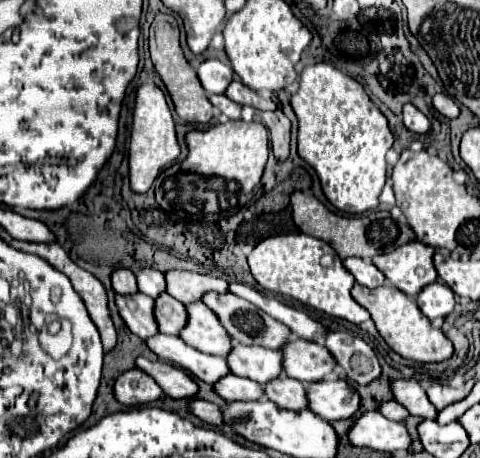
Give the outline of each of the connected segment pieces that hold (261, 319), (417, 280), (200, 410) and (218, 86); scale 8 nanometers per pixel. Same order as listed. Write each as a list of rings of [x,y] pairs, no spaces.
[[[206,294],[204,296],[204,304],[210,310],[216,312],[216,316],[222,322],[222,326],[228,330],[232,340],[238,342],[238,344],[244,344],[244,346],[264,346],[264,348],[272,348],[272,350],[282,350],[284,344],[292,336],[288,326],[284,326],[282,322],[274,320],[264,310],[248,304],[244,298],[240,298],[236,294]]]
[[[418,240],[400,246],[390,254],[376,256],[372,262],[388,278],[392,286],[416,298],[418,292],[438,278],[432,264],[434,248]]]
[[[194,398],[190,404],[192,404],[194,416],[198,416],[202,422],[212,424],[212,426],[222,426],[224,424],[220,406],[216,406],[212,402],[206,402],[206,400],[200,400],[200,398]]]
[[[206,60],[198,68],[198,78],[200,78],[204,90],[208,90],[212,94],[224,94],[228,84],[232,82],[232,76],[234,76],[234,70],[226,64],[222,64],[220,60]]]

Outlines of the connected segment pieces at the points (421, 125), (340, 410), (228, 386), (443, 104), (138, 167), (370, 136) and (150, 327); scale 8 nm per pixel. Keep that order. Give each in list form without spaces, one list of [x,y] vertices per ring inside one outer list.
[[[404,104],[402,118],[404,118],[404,126],[416,134],[426,134],[430,130],[430,120],[414,104]]]
[[[326,378],[326,382],[308,386],[308,402],[310,410],[328,422],[348,420],[360,408],[360,394],[346,380]]]
[[[228,374],[228,378],[222,378],[216,382],[214,390],[226,400],[226,402],[254,402],[264,396],[264,386],[258,382],[252,382],[248,378],[240,378],[234,374]]]
[[[436,94],[434,96],[434,108],[446,118],[458,118],[458,114],[460,114],[460,108],[456,106],[456,102],[446,94]]]
[[[144,84],[136,92],[136,108],[134,108],[134,122],[132,122],[132,134],[130,134],[130,188],[134,192],[148,192],[152,182],[158,178],[158,174],[176,164],[180,156],[180,144],[176,138],[174,118],[168,108],[164,92],[156,84]]]
[[[332,64],[306,66],[292,108],[298,116],[298,154],[316,170],[328,202],[346,214],[374,210],[386,182],[386,152],[394,144],[394,134],[364,86]]]
[[[132,294],[132,296],[116,296],[116,306],[120,316],[124,318],[126,326],[142,340],[148,340],[158,334],[158,324],[154,316],[154,300],[146,294]]]

